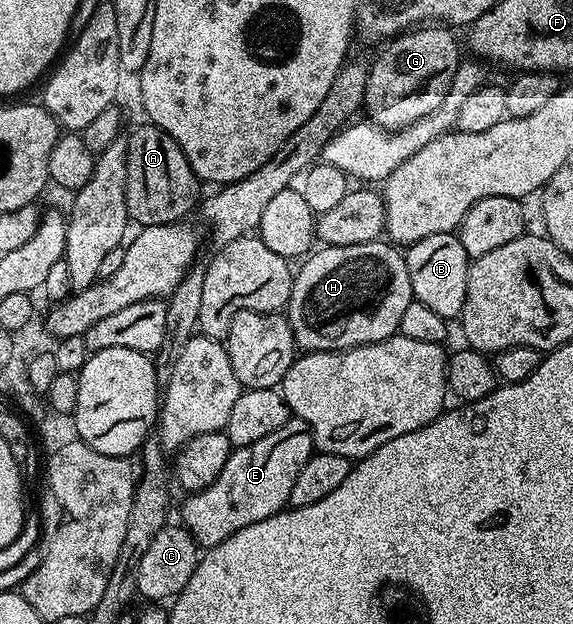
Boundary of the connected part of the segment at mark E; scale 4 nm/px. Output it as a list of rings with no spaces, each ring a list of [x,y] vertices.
[[[297,418],[286,420],[284,426],[272,430],[268,438],[260,438],[260,442],[252,442],[247,448],[234,448],[216,482],[203,492],[192,492],[185,497],[181,523],[192,534],[199,549],[205,550],[224,542],[224,538],[236,534],[236,530],[244,530],[244,526],[252,526],[252,522],[283,511],[290,503],[292,485],[300,470],[304,470],[304,462],[308,462],[315,451],[314,435],[308,422]]]

